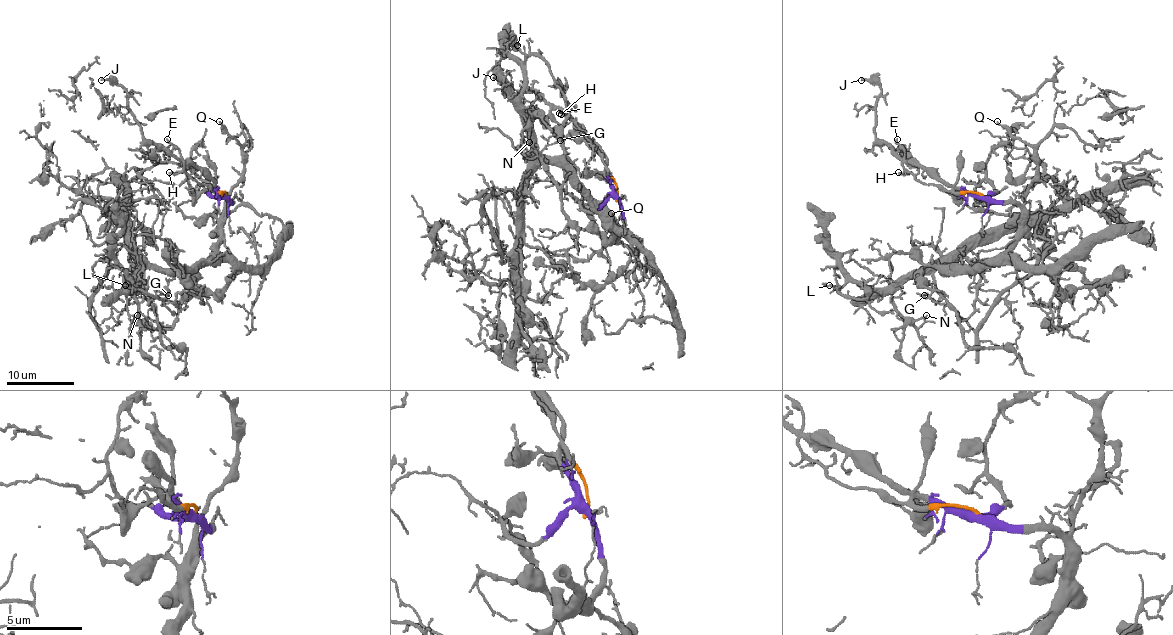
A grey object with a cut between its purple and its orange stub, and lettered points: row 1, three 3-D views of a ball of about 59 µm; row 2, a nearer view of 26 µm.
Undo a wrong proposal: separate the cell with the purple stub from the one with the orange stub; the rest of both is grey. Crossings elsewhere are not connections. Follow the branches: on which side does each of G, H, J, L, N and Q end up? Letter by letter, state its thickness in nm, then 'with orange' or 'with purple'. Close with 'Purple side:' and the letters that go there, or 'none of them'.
G: 150 nm | with purple
H: 120 nm | with orange
J: 200 nm | with purple
L: 140 nm | with purple
N: 120 nm | with purple
Q: 130 nm | with purple
Purple side: G, J, L, N, Q

